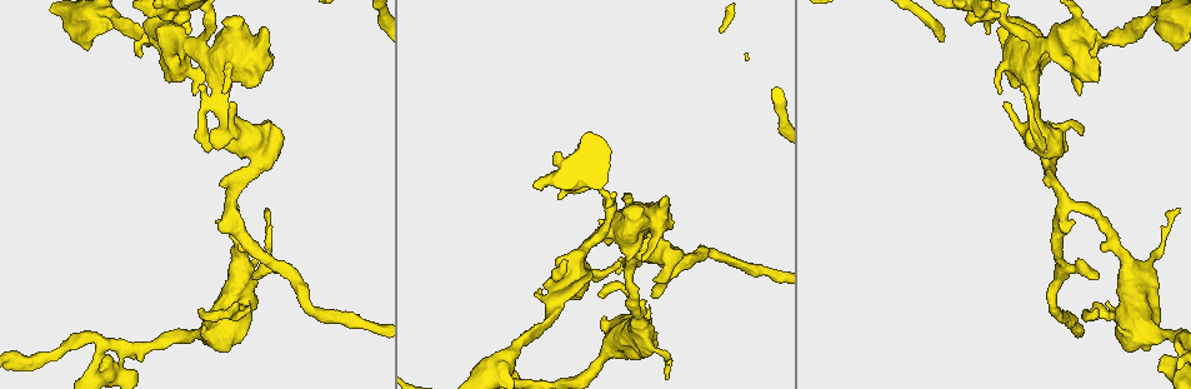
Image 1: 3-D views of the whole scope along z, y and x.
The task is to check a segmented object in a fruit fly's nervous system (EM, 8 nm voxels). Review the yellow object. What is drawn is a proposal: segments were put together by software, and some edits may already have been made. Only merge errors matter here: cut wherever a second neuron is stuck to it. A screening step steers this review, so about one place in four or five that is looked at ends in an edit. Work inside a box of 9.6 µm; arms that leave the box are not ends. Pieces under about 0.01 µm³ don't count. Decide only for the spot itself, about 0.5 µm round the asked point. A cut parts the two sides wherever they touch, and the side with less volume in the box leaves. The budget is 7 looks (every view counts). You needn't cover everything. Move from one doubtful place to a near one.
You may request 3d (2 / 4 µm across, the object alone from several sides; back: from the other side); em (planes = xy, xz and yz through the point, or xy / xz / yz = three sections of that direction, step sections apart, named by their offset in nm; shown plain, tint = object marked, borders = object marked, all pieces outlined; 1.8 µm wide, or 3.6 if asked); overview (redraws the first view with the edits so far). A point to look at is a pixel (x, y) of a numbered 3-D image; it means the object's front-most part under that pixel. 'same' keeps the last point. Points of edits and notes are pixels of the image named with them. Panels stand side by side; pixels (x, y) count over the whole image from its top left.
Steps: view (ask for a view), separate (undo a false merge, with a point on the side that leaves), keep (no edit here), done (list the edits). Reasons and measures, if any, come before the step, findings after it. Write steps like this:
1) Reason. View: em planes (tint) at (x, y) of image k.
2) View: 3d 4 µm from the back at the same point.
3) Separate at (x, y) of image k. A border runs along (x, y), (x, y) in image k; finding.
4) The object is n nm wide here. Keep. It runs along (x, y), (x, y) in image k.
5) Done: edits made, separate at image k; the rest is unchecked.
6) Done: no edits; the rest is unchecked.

Abrupt turn. View: em xy step 4 (plain) at (180, 19) of image 1.

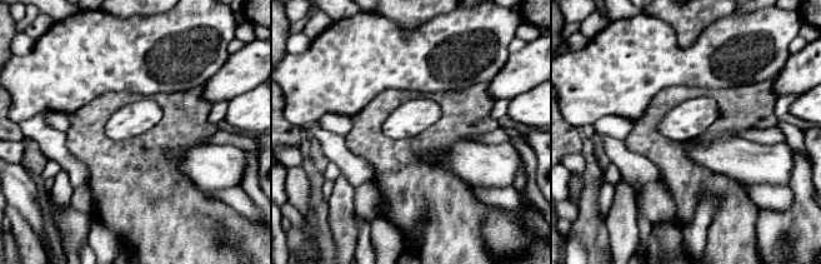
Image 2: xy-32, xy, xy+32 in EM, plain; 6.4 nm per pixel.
View: em xy step 4 (tint) at the same point.

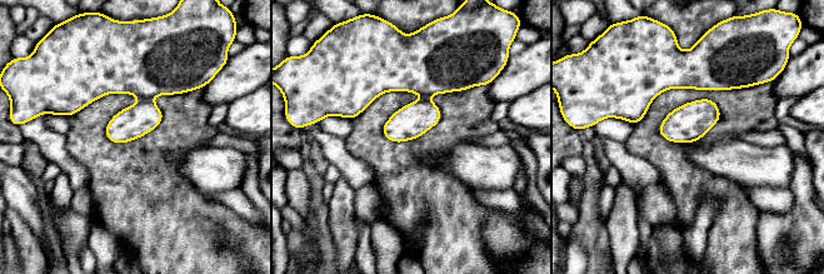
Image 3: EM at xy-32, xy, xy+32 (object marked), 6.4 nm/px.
The object is 220 nm wide here. Keep. One neuron here.

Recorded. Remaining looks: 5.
A narrow waist. View: 3d 4 µm at (577, 258) of image 1.

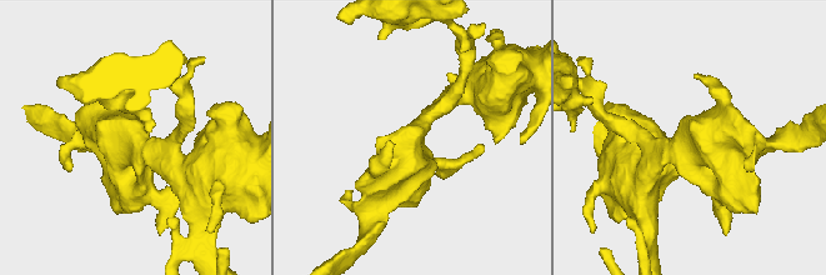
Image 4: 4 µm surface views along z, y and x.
Need the tissue. View: em 3.6 µm xz step 16 (tint) at (409, 137) of image 4.

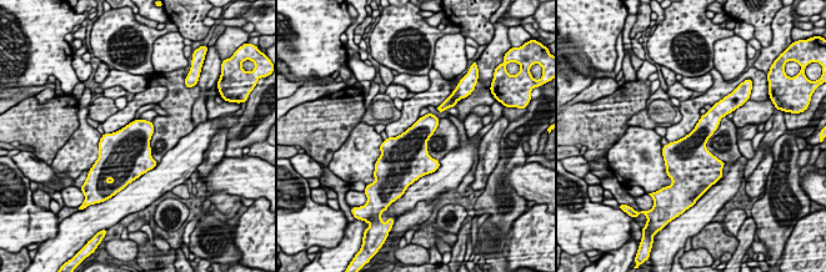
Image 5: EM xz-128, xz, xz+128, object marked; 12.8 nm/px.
Keep. Continuous, no second neuron.

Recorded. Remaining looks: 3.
Sudden change in width. View: em 3.6 µm planes (borders) at (213, 141) of image 1.

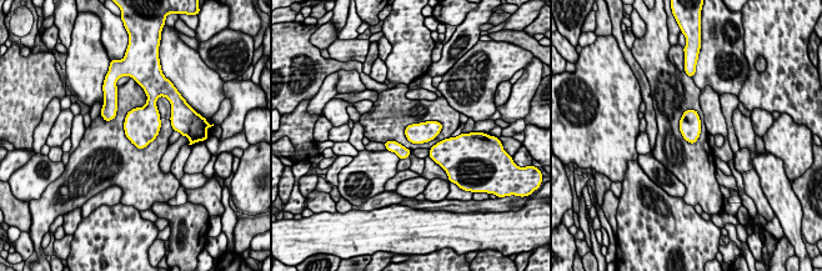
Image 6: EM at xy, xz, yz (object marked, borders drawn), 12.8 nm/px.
Keep. One neuron here.

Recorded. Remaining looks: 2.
Done: no edits; the rest is unchecked.

